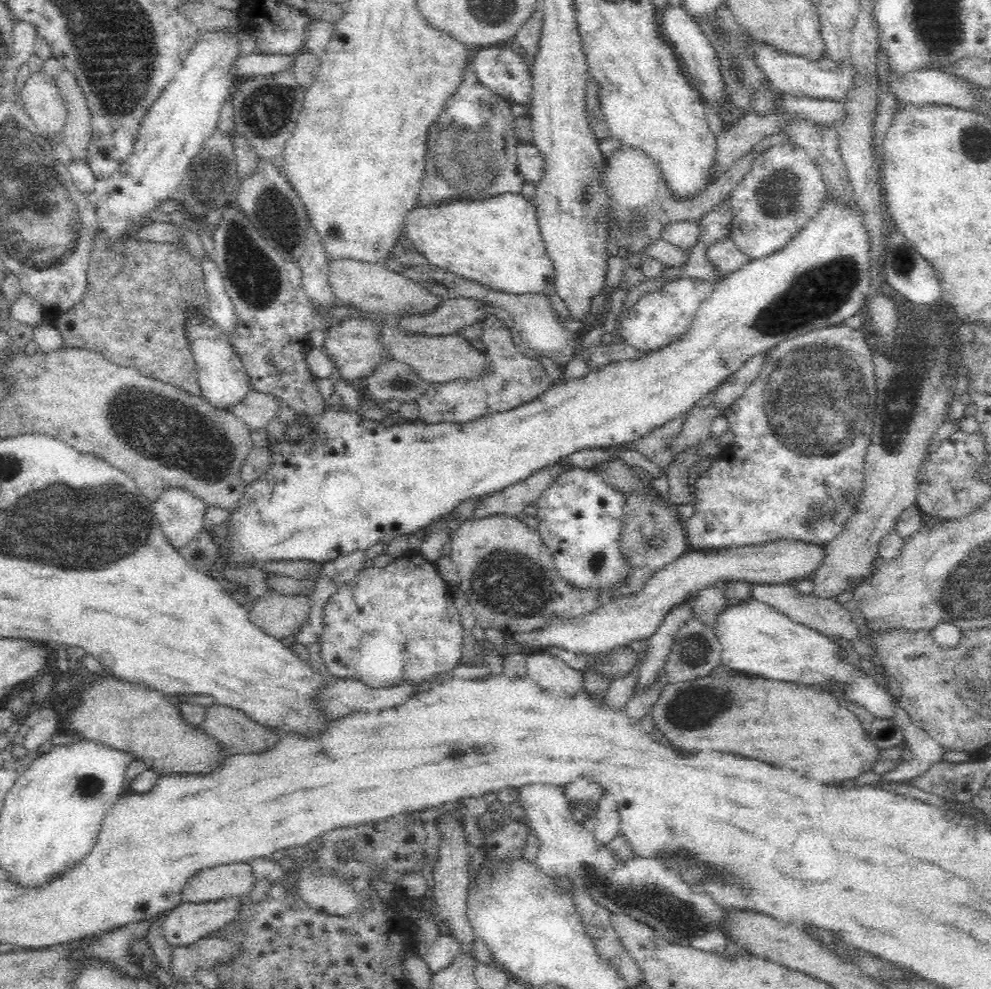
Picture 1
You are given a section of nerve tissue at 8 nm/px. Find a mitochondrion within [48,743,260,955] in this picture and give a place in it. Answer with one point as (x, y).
(88, 785)

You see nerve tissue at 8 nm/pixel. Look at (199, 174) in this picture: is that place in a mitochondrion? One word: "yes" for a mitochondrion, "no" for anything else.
yes

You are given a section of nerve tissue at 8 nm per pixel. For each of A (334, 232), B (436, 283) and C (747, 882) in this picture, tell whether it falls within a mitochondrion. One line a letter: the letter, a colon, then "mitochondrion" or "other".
A: other
B: other
C: mitochondrion

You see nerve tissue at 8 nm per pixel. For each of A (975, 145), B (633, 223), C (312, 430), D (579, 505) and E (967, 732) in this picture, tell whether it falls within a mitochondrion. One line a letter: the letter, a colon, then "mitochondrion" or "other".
A: mitochondrion
B: mitochondrion
C: other
D: other
E: other

